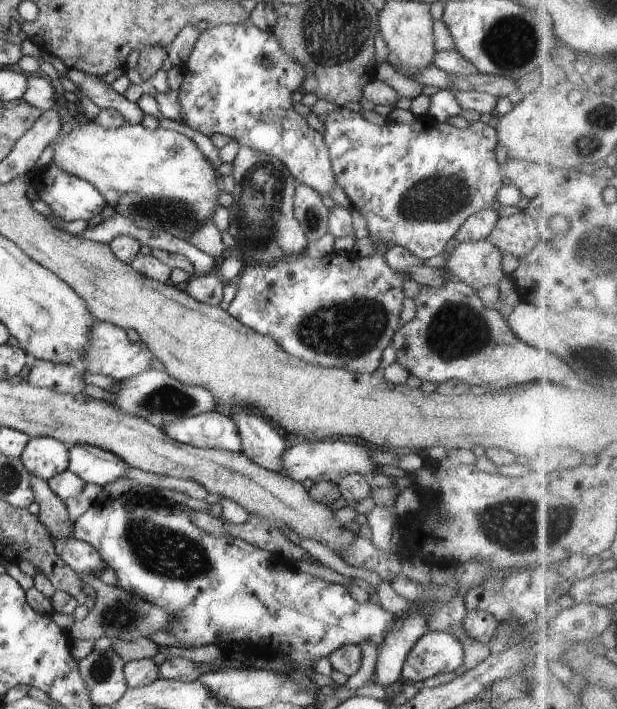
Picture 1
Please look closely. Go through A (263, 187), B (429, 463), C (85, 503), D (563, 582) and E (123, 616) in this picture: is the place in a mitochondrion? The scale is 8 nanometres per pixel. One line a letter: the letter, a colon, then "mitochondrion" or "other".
A: mitochondrion
B: other
C: other
D: other
E: mitochondrion

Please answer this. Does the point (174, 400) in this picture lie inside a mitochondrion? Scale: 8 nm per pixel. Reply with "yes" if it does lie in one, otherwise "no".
yes

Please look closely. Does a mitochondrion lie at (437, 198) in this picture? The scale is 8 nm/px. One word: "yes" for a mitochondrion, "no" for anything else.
yes

